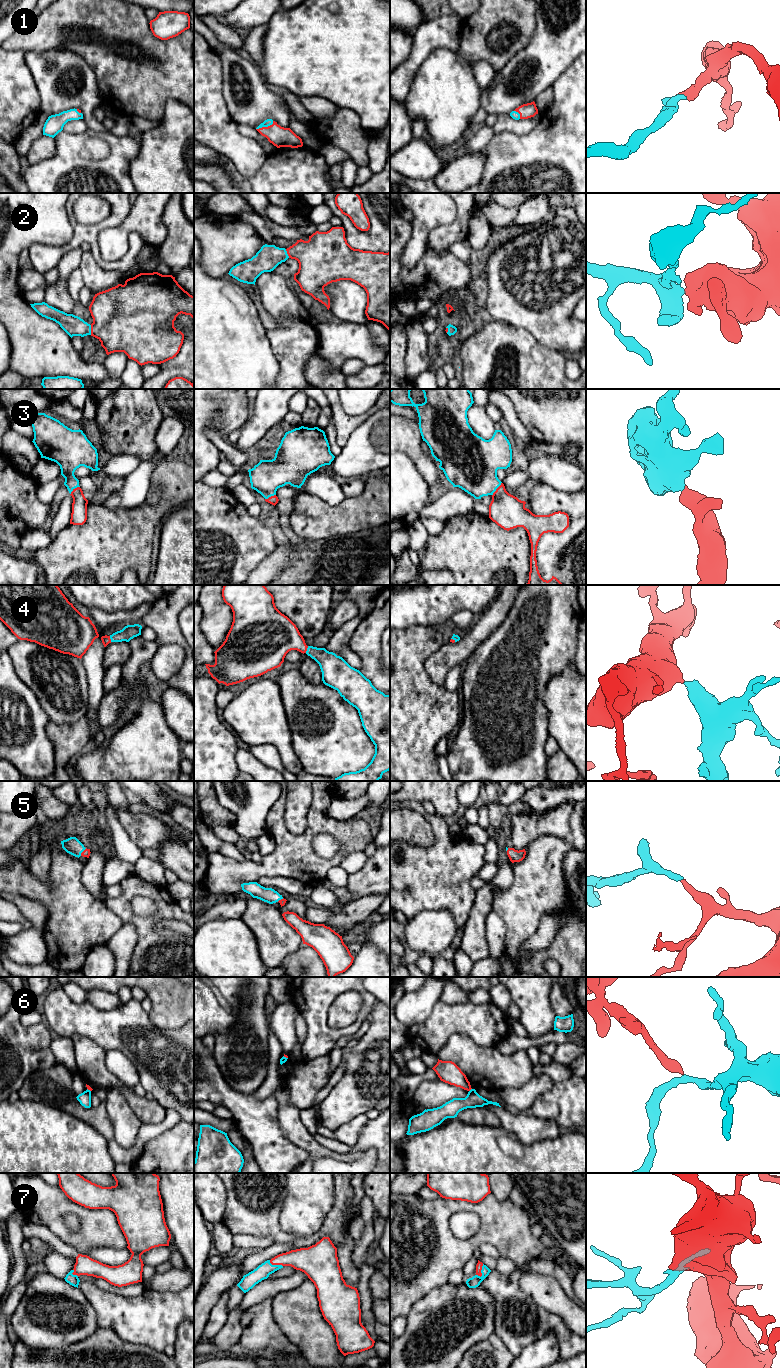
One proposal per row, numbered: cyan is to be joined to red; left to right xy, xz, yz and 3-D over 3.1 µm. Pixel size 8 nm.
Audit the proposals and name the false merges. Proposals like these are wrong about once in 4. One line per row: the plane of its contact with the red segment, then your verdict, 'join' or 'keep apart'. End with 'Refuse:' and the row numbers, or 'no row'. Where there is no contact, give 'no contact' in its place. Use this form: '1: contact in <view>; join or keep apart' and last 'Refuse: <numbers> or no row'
1: contact in xz; join
2: contact in xy; join
3: contact in yz; join
4: contact in xz; join
5: contact in xy; join
6: contact in yz; keep apart
7: contact in yz; join
Refuse: 6

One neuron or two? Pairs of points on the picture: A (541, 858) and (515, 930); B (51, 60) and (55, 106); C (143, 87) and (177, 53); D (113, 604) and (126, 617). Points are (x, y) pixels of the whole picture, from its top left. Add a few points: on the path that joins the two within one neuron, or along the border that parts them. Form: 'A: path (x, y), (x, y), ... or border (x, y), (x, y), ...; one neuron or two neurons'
A: path (540, 876), (539, 887), (521, 906), (521, 912); one neuron
B: path (54, 71), (55, 95); one neuron
C: path (151, 79), (169, 61); one neuron
D: border (142, 603), (130, 610), (113, 612), (97, 608); two neurons

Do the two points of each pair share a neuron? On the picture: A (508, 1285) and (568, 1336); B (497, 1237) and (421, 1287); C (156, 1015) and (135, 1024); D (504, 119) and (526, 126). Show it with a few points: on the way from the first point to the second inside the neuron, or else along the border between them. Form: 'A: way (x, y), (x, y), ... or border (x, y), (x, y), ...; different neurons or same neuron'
A: way (522, 1300), (546, 1322), (553, 1322); same neuron
B: way (478, 1238), (467, 1248), (456, 1252), (440, 1268); same neuron
C: border (148, 1014), (149, 1020), (155, 1026), (170, 1029); different neurons
D: way (509, 124), (521, 126); same neuron

